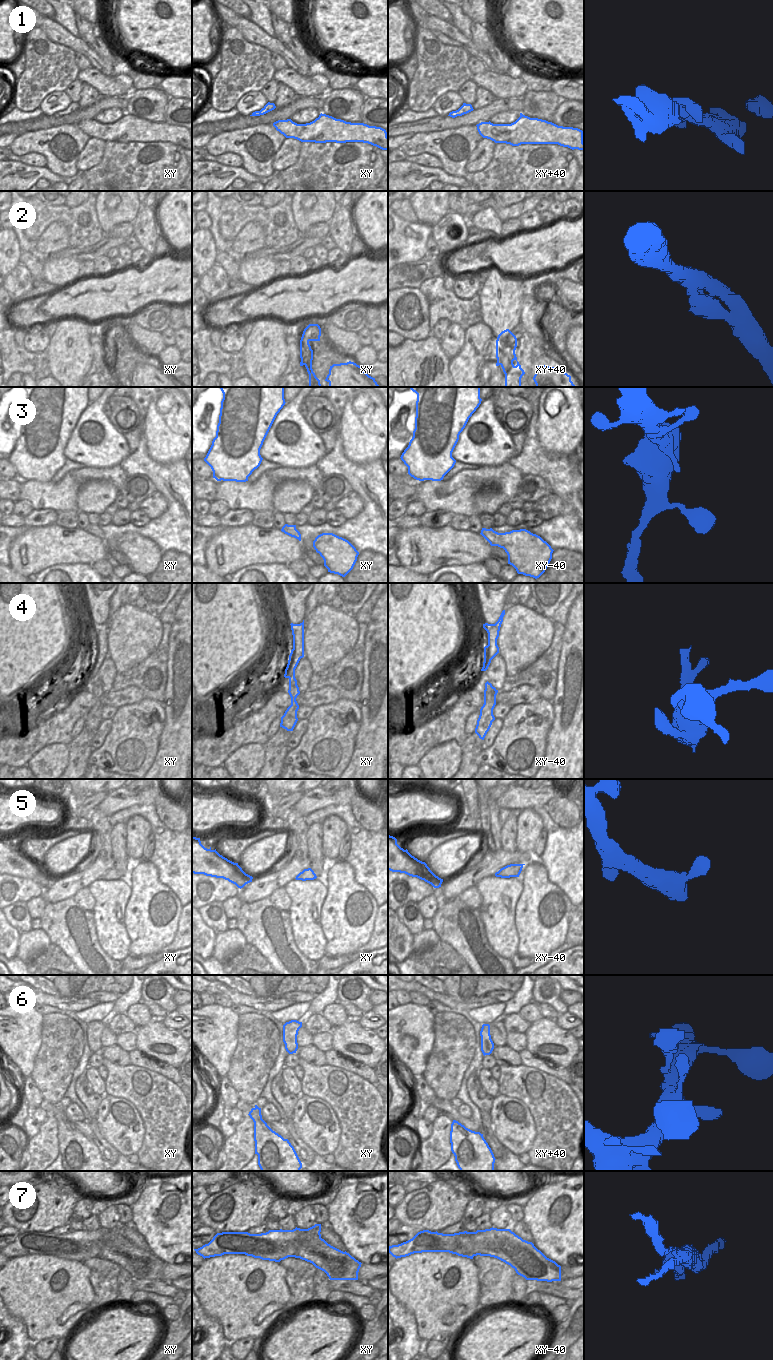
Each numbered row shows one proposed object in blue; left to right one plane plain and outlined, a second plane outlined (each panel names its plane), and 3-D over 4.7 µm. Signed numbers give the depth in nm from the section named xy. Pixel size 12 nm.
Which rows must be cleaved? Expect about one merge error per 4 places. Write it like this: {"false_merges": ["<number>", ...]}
{"false_merges": ["7"]}

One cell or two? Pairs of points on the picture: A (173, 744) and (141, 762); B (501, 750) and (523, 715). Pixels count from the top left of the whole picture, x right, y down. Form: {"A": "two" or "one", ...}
{"A": "two", "B": "one"}

